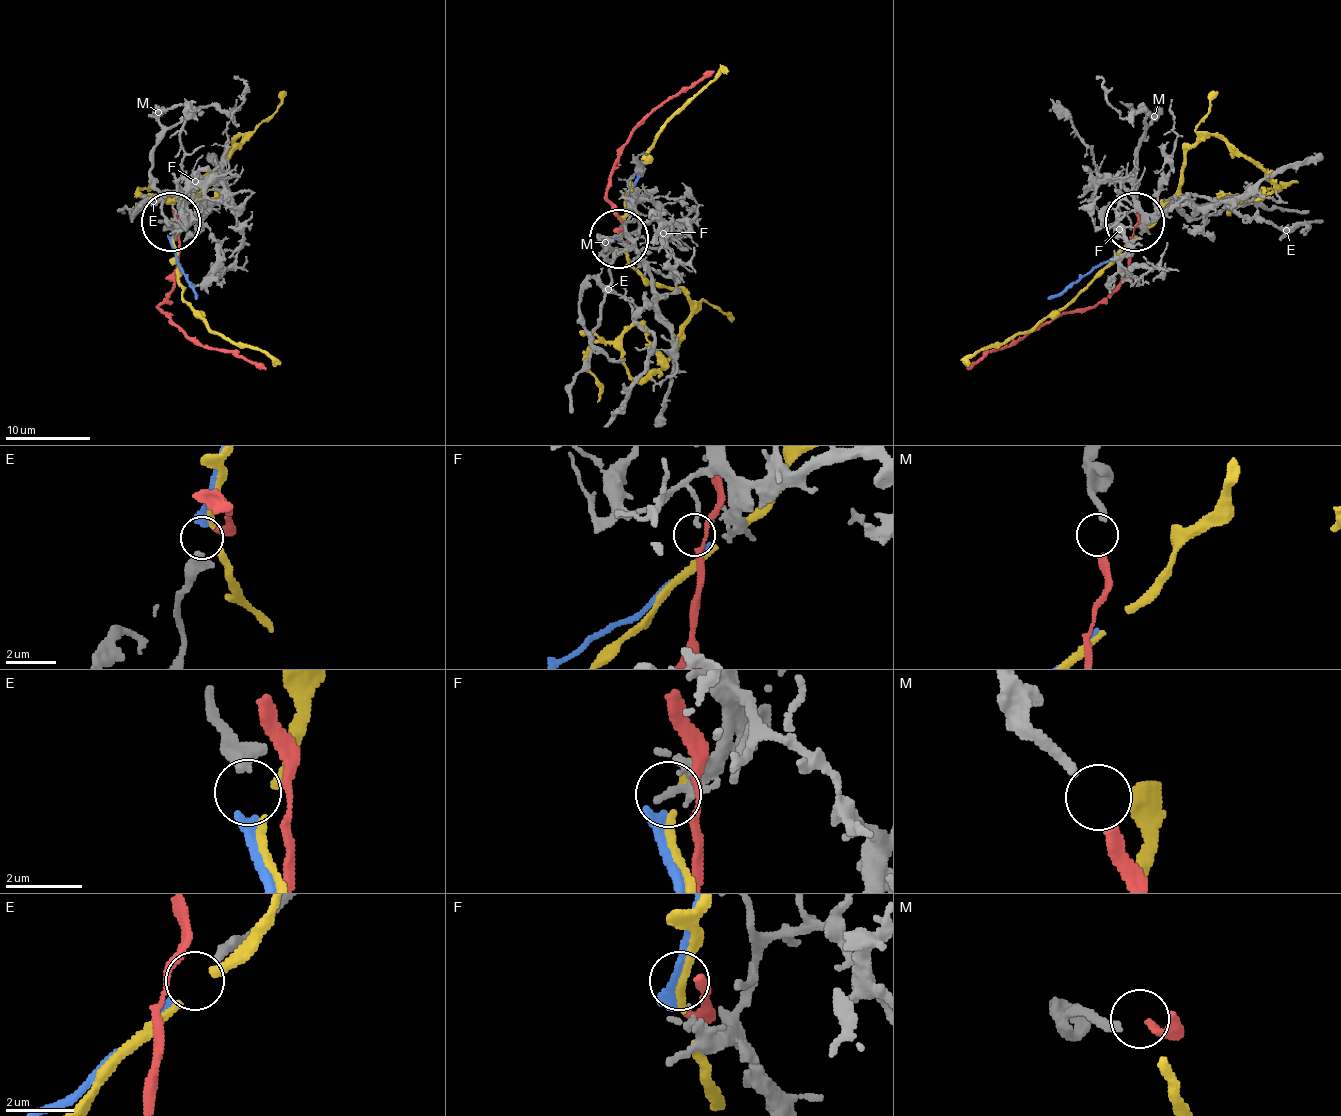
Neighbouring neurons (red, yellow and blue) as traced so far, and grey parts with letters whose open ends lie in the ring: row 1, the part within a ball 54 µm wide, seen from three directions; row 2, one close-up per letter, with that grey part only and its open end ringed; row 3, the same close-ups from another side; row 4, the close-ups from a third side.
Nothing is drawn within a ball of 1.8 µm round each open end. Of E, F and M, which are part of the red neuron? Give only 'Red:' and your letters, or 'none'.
Red: M

